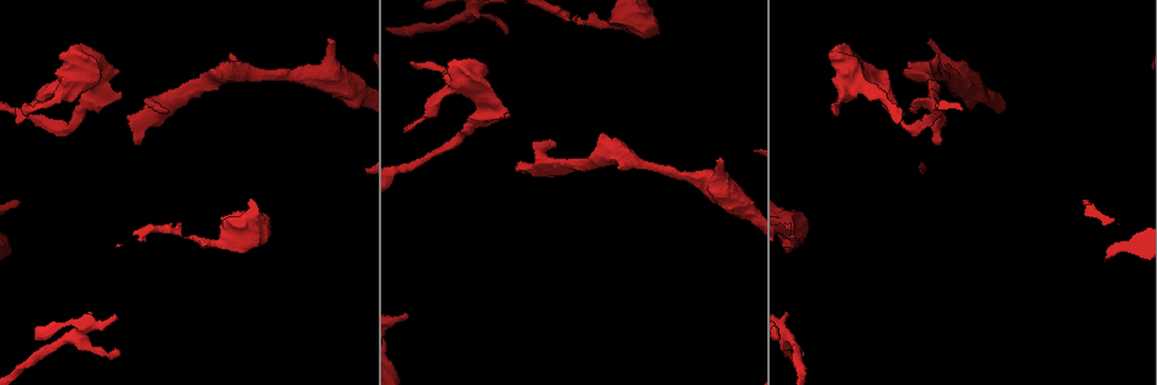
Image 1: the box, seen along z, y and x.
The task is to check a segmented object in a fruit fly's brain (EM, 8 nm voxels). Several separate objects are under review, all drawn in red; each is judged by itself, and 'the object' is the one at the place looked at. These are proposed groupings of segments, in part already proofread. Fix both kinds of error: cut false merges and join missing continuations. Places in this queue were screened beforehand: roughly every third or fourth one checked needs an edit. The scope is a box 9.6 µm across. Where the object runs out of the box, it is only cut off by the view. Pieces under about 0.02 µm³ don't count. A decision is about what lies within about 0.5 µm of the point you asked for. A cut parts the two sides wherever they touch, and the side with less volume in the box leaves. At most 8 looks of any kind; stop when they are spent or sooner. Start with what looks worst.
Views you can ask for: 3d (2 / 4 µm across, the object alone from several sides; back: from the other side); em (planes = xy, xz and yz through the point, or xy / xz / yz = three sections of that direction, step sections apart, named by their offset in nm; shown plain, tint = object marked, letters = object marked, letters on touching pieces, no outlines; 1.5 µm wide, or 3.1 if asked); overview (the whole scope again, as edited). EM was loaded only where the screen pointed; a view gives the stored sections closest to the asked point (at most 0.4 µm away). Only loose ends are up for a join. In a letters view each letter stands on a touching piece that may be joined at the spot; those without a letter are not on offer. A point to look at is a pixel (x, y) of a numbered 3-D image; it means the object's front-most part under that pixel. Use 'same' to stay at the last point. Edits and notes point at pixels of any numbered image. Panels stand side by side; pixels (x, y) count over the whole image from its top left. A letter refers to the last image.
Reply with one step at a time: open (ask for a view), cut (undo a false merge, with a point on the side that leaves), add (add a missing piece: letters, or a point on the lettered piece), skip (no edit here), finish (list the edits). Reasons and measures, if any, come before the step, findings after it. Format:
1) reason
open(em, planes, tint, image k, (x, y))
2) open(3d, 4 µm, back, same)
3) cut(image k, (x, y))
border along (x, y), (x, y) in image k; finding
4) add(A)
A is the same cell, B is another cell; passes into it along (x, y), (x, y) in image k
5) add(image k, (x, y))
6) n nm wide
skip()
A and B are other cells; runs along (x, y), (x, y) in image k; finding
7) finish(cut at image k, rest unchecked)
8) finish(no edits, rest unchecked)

branch stops here
open(em, planes, letters, image 1, (929, 40))

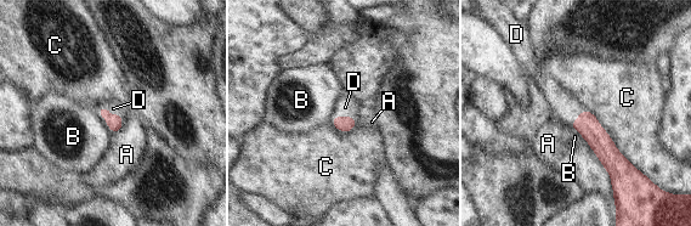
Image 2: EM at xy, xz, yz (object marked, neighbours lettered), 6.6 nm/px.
add(D)
D is the same cell, A, B and C are other cells; passes into it along (114, 122), (109, 113), (113, 108) in image 2; the neuron continues

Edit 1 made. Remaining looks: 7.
an open end
open(3d, 2 µm, image 1, (118, 353))

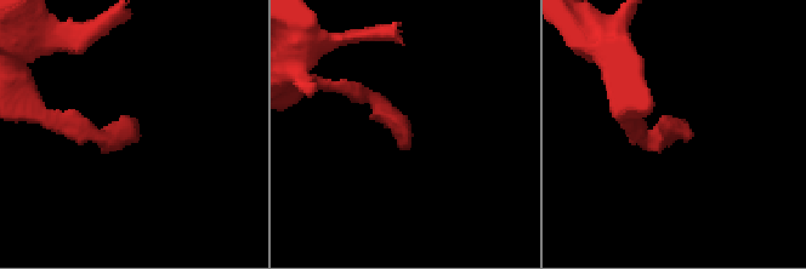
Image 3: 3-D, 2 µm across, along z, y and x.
now the EM
open(em, planes, letters, image 3, (137, 139))

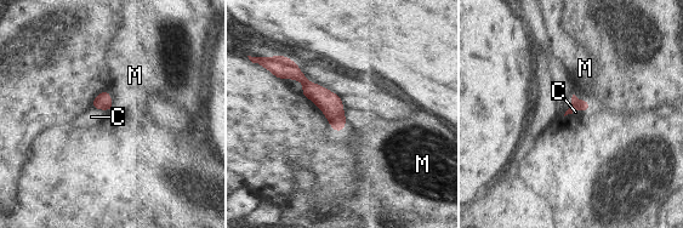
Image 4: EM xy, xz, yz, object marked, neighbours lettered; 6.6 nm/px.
skip()
C and M are other cells; runs along (285, 70), (333, 109), (340, 129) in image 4; none of them fits

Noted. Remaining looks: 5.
a fork
open(3d, 2 µm, image 1, (227, 73))

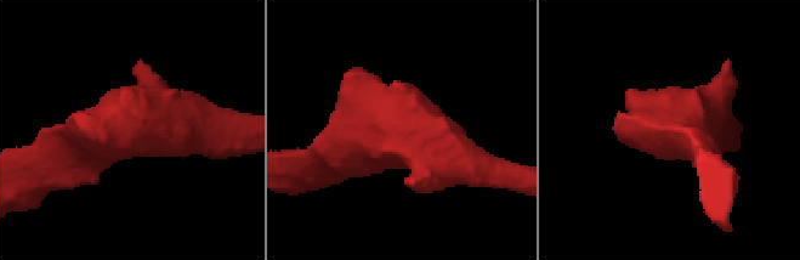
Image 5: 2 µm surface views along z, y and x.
need the tissue
open(em, xy, step 8, letters, image 5, (123, 130))

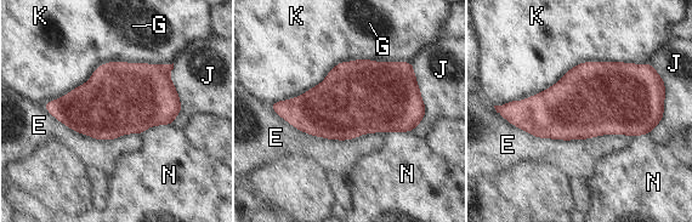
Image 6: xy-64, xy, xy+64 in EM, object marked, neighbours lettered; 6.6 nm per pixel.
skip()
E, G, J, K and N are other cells; border along (499, 113), (537, 137), (630, 137) in image 6; all the same neuron

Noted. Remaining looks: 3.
finish(add at image 2, rest unchecked)

